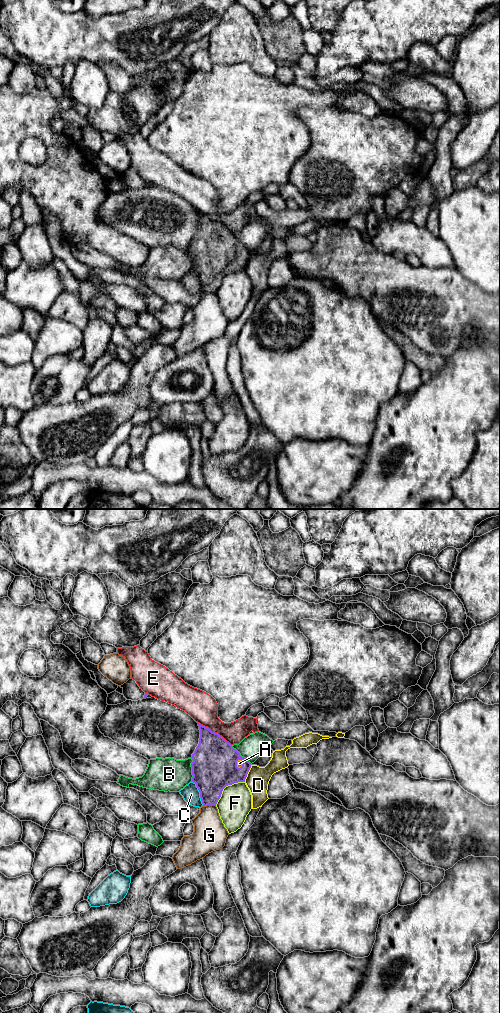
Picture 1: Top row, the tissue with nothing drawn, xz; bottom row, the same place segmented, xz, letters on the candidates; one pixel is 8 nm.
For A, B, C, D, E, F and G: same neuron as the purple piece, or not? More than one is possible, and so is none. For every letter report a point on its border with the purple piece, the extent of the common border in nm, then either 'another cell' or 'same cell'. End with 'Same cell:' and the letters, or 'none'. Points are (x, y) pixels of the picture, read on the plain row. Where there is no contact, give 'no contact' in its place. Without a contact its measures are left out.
A: xz (242, 252) | 80 nm | same cell
B: xz (192, 257) | 200 nm | another cell
C: xz (200, 281) | 220 nm | another cell
D: xz (247, 261) | 160 nm | another cell
E: xz (214, 220) | 340 nm | another cell
F: xz (226, 273) | 300 nm | another cell
G: xz (209, 292) | 110 nm | another cell
Same cell: A

